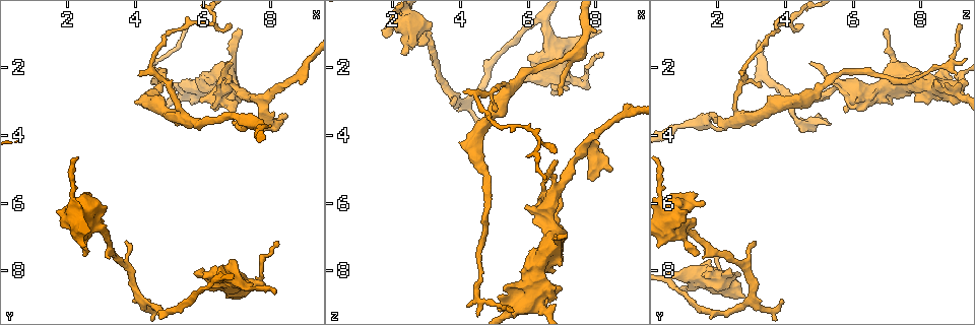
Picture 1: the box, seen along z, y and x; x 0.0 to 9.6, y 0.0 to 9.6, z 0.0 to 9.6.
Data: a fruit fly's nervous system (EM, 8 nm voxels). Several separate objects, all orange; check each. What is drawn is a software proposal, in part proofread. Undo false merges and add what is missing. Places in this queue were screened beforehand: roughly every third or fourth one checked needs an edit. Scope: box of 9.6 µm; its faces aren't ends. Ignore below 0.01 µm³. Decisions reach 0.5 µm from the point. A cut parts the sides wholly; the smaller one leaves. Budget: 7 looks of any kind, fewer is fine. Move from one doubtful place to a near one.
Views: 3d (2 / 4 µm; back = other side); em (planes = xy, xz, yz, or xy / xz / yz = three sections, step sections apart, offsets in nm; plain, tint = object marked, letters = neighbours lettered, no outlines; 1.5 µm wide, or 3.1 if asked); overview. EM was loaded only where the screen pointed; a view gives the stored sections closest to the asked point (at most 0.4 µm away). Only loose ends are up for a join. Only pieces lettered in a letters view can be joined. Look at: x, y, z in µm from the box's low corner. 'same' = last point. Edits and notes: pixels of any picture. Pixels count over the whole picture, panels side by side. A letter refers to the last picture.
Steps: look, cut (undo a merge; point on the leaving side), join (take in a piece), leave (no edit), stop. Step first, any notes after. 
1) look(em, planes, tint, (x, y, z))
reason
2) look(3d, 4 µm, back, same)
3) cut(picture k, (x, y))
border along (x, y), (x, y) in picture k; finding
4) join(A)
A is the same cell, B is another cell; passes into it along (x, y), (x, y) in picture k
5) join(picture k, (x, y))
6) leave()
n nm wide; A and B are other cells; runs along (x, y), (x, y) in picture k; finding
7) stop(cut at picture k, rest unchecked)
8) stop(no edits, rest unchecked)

look(em, yz, step 8, letters, (7.65, 2.95, 4.30))
arms part here

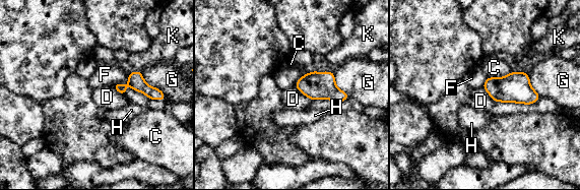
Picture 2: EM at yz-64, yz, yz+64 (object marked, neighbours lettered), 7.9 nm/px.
leave()
C, D, F, G, H and K are other cells; border along (512, 71), (501, 77), (488, 77) in picture 2; continuous, no second neuron

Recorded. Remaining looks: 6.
look(em, planes, letters, (6.85, 0.80, 4.45))
free end

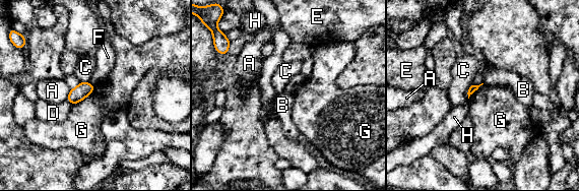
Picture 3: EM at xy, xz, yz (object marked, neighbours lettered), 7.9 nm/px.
leave()
A, B, C, D, E, F, G and H are other cells; border along (94, 86), (88, 94), (72, 105) in picture 3; no lettered piece goes on from it

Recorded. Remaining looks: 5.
look(em, planes, letters, (6.90, 3.60, 2.85))
thin end

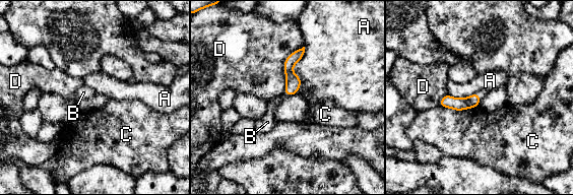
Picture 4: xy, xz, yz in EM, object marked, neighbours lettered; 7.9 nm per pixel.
join(B)
A touches over 380 nm; B is the same cell, A, C and D are other cells; passes into it along (449, 102), (479, 95), (483, 92) in picture 4; it goes on there

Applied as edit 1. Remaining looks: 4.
stop(join at picture 4, rest unchecked)

